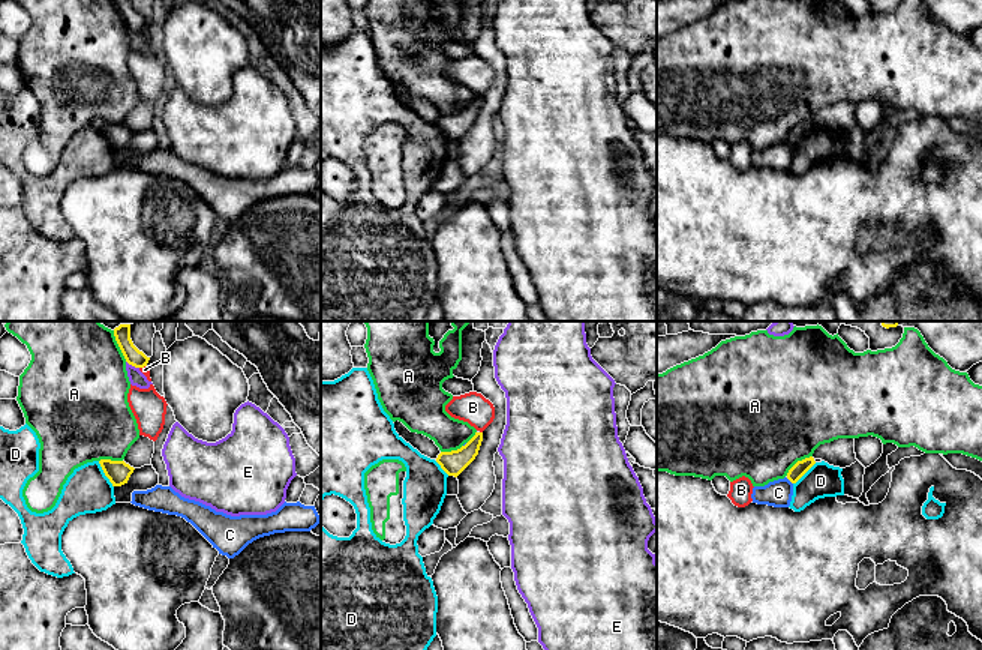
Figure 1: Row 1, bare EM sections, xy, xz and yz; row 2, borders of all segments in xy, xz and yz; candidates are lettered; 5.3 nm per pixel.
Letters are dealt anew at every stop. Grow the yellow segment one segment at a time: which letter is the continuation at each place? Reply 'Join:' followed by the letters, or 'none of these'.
Join: none of these

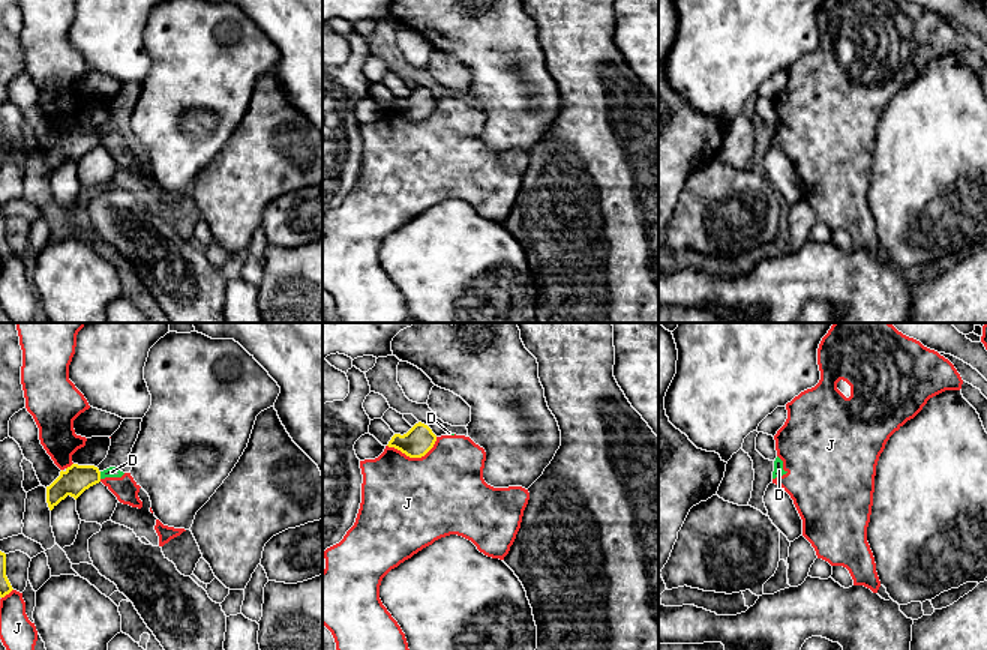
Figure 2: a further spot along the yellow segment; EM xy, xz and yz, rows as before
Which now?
Join: none of these

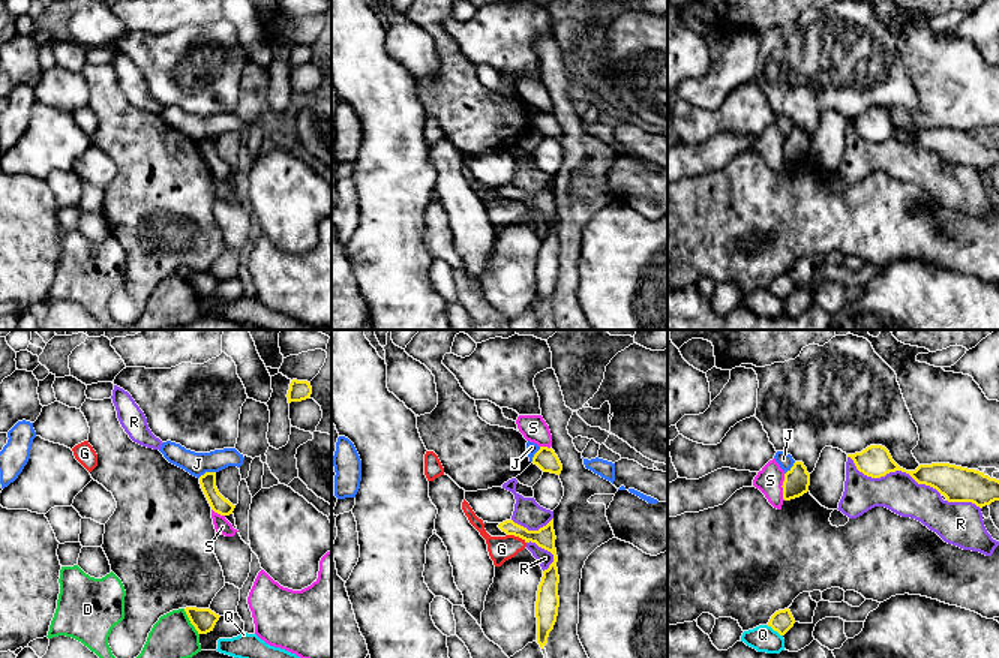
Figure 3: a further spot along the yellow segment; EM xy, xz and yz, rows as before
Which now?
Join: none of these

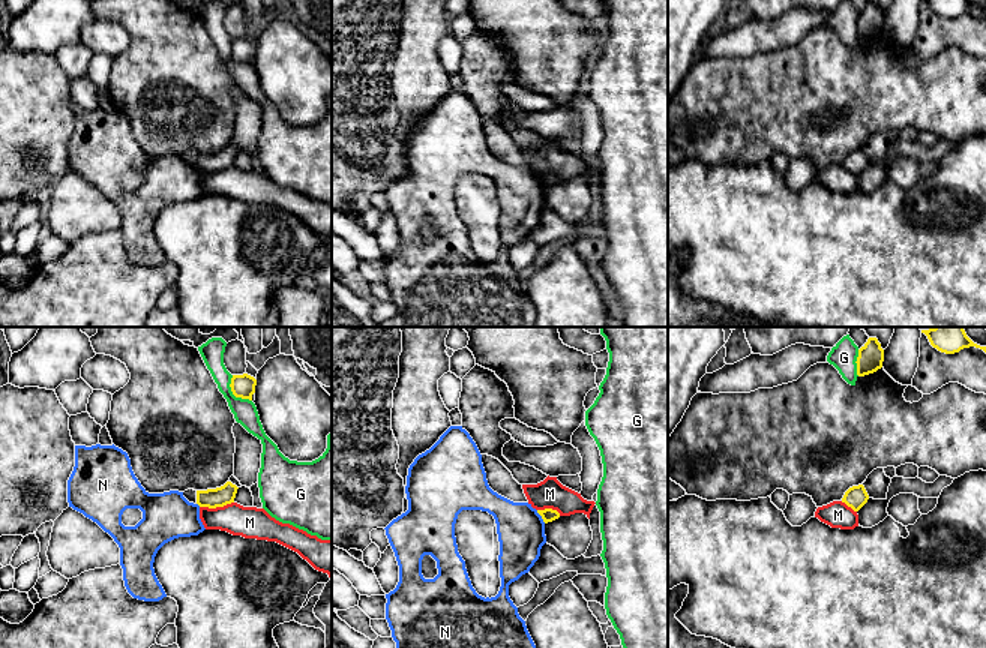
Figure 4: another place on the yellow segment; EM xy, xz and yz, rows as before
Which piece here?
Join: none of these

